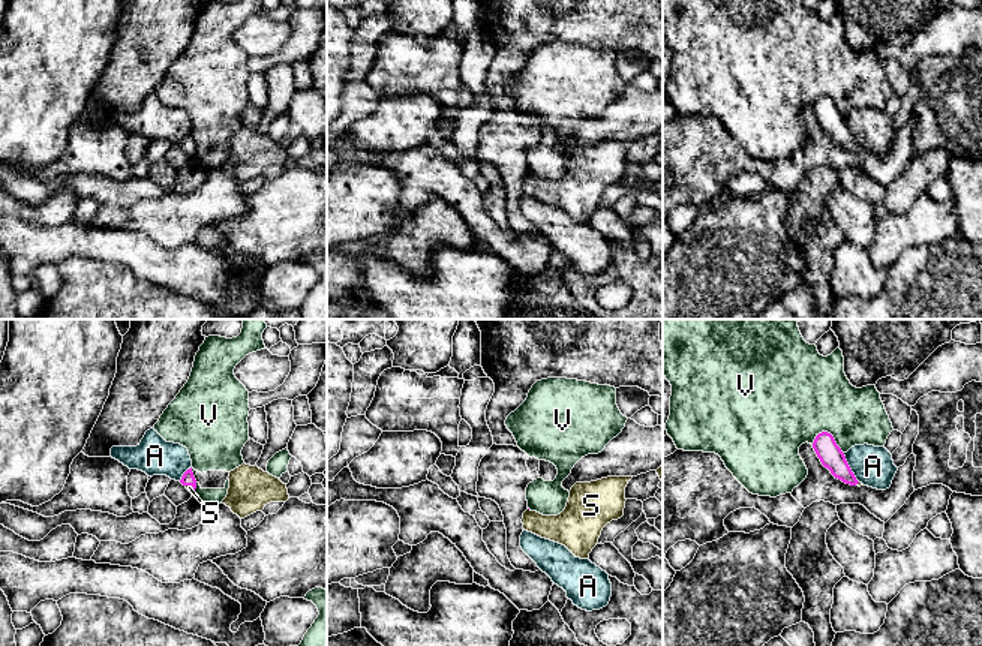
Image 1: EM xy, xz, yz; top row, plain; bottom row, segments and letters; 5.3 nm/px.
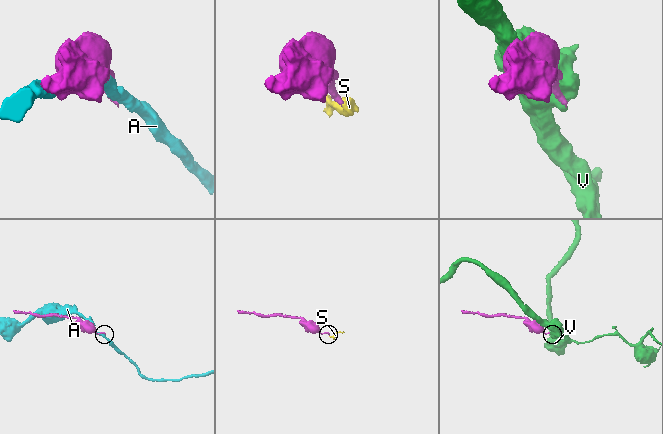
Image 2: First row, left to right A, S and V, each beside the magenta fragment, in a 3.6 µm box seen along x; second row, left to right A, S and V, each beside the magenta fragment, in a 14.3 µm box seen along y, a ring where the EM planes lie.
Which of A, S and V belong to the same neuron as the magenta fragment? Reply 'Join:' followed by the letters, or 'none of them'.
Join: S

